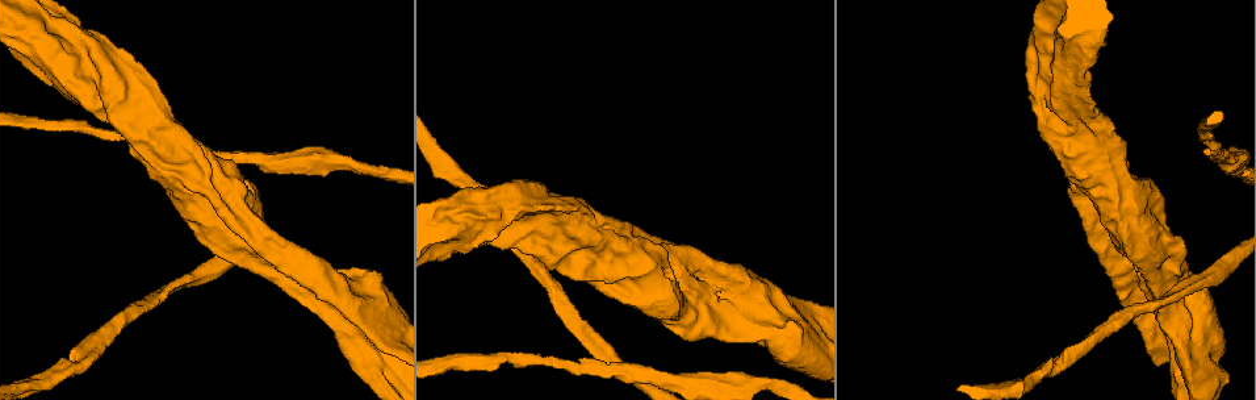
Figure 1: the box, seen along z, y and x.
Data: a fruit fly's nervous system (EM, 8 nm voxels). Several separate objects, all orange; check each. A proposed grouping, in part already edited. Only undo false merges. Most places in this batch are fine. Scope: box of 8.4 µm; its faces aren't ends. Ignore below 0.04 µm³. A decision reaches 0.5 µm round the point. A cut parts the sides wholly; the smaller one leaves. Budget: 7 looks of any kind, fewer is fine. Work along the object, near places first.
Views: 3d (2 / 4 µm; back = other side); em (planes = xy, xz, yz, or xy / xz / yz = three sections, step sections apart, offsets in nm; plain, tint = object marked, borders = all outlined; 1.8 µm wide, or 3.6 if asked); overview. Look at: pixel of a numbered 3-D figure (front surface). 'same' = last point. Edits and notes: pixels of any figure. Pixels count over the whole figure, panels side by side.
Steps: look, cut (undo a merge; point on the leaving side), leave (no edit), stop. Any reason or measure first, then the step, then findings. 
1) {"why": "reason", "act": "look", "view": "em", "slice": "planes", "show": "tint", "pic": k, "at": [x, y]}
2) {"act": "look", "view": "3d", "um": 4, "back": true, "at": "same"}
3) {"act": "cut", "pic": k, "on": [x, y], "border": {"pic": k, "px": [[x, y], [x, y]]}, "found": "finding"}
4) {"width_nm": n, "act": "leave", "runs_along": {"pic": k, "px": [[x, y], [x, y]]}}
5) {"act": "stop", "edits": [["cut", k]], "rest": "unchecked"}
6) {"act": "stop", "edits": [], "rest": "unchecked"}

{"why": "sudden change in width", "act": "look", "view": "3d", "um": 4, "pic": 1, "at": [767, 319]}

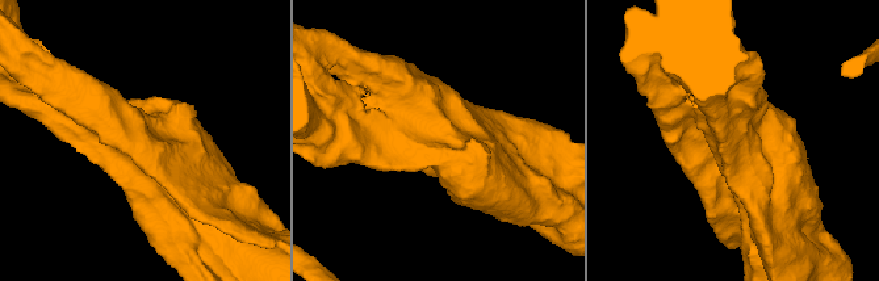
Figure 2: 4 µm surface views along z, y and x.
{"act": "look", "view": "em", "slice": "yz", "step": 16, "show": "tint", "pic": 2, "at": [436, 140]}

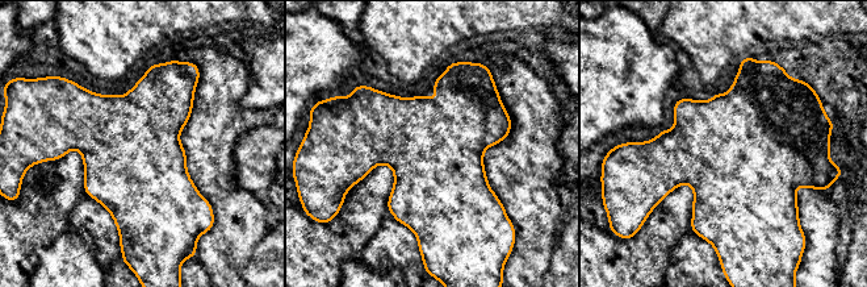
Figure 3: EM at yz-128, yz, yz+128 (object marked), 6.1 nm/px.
{"why": "cut it another way", "act": "look", "view": "em", "slice": "xy", "step": 8, "show": "tint", "at": "same"}

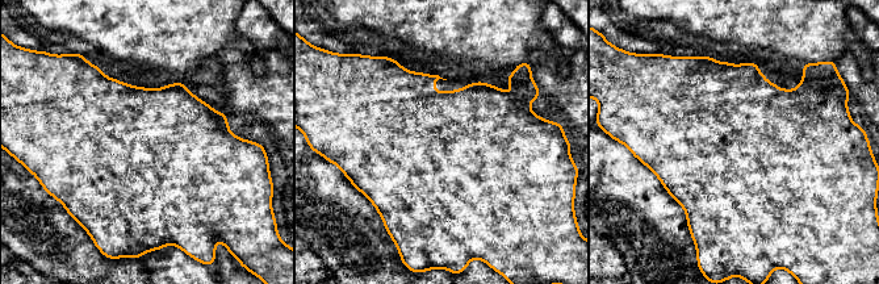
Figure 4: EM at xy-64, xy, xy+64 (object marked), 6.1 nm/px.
{"act": "leave", "found": "all the same neuron"}

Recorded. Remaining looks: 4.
{"why": "touches itself", "act": "look", "view": "em", "um": 3.6, "slice": "planes", "show": "tint", "pic": 1, "at": [680, 277]}

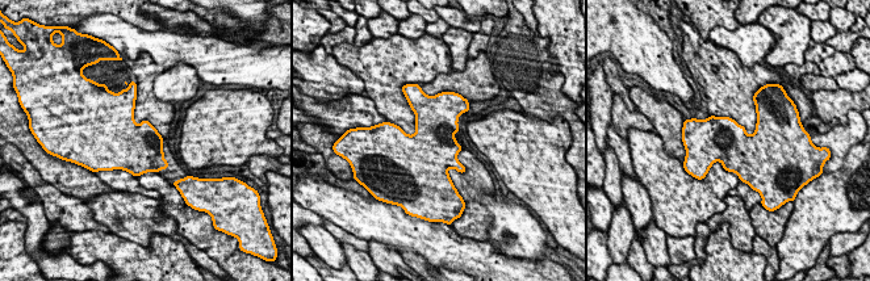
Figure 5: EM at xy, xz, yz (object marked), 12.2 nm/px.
{"act": "leave", "found": "continuous, no second neuron"}

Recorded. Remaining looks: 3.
{"act": "look", "view": "em", "um": 3.6, "slice": "xz", "step": 4, "show": "tint", "pic": 1, "at": [1070, 112]}

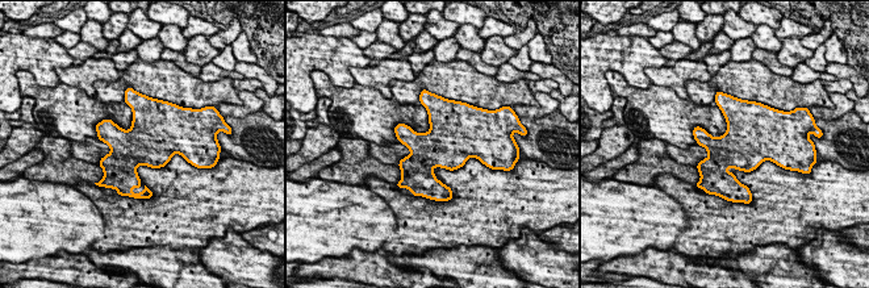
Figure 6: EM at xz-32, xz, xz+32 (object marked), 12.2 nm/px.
{"why": "cut it another way", "act": "look", "view": "em", "um": 3.6, "slice": "planes", "show": "tint", "at": "same"}

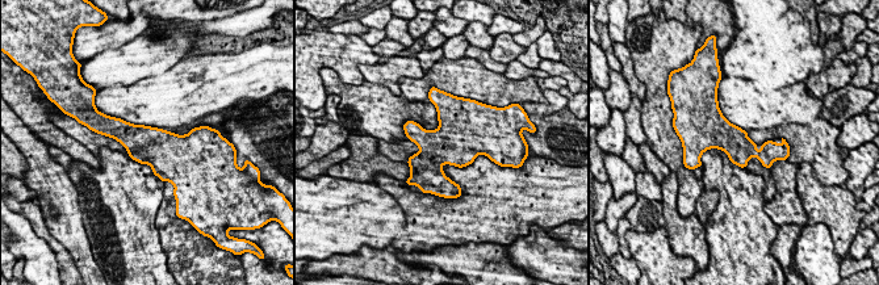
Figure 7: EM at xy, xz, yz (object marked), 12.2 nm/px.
{"act": "leave", "found": "all the same neuron"}

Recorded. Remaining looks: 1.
{"act": "stop", "edits": [], "rest": "unchecked"}

